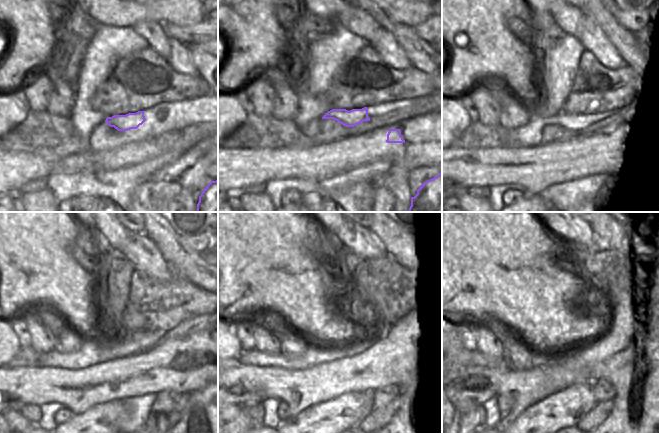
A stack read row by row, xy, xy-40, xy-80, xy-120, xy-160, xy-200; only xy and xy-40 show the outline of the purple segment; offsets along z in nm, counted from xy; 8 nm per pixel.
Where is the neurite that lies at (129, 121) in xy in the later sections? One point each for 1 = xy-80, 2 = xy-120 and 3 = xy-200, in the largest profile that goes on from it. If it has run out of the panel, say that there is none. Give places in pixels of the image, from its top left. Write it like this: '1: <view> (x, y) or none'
1: xy-80 (578, 122)
2: xy-120 (176, 357)
3: xy-200 (623, 338)

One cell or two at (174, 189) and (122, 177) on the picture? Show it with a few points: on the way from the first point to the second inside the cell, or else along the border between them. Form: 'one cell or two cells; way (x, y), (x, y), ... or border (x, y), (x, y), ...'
two cells; border (161, 167), (140, 184)

